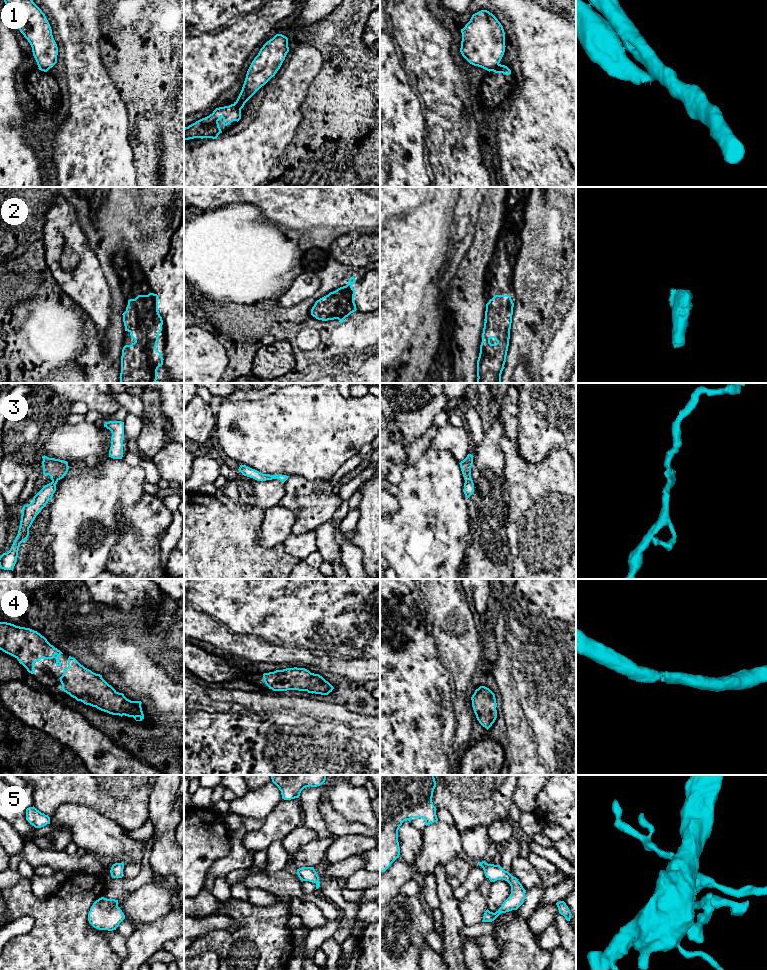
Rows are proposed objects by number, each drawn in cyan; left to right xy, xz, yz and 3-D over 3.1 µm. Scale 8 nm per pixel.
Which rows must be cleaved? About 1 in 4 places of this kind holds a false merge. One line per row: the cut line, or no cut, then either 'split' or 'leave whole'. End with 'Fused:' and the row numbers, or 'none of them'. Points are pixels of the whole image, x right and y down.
1: yz (498, 63), (489, 70) | split
2: no cut | leave whole
3: no cut | leave whole
4: no cut | leave whole
5: no cut | leave whole
Fused: 1

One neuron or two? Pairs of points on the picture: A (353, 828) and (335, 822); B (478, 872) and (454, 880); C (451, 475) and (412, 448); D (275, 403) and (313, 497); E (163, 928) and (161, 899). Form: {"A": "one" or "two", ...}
{"A": "one", "B": "two", "C": "two", "D": "two", "E": "two"}

